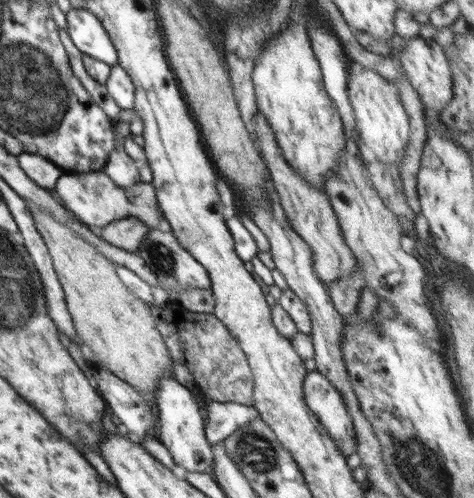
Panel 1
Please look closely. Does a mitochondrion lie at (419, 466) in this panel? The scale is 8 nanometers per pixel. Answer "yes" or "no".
yes

